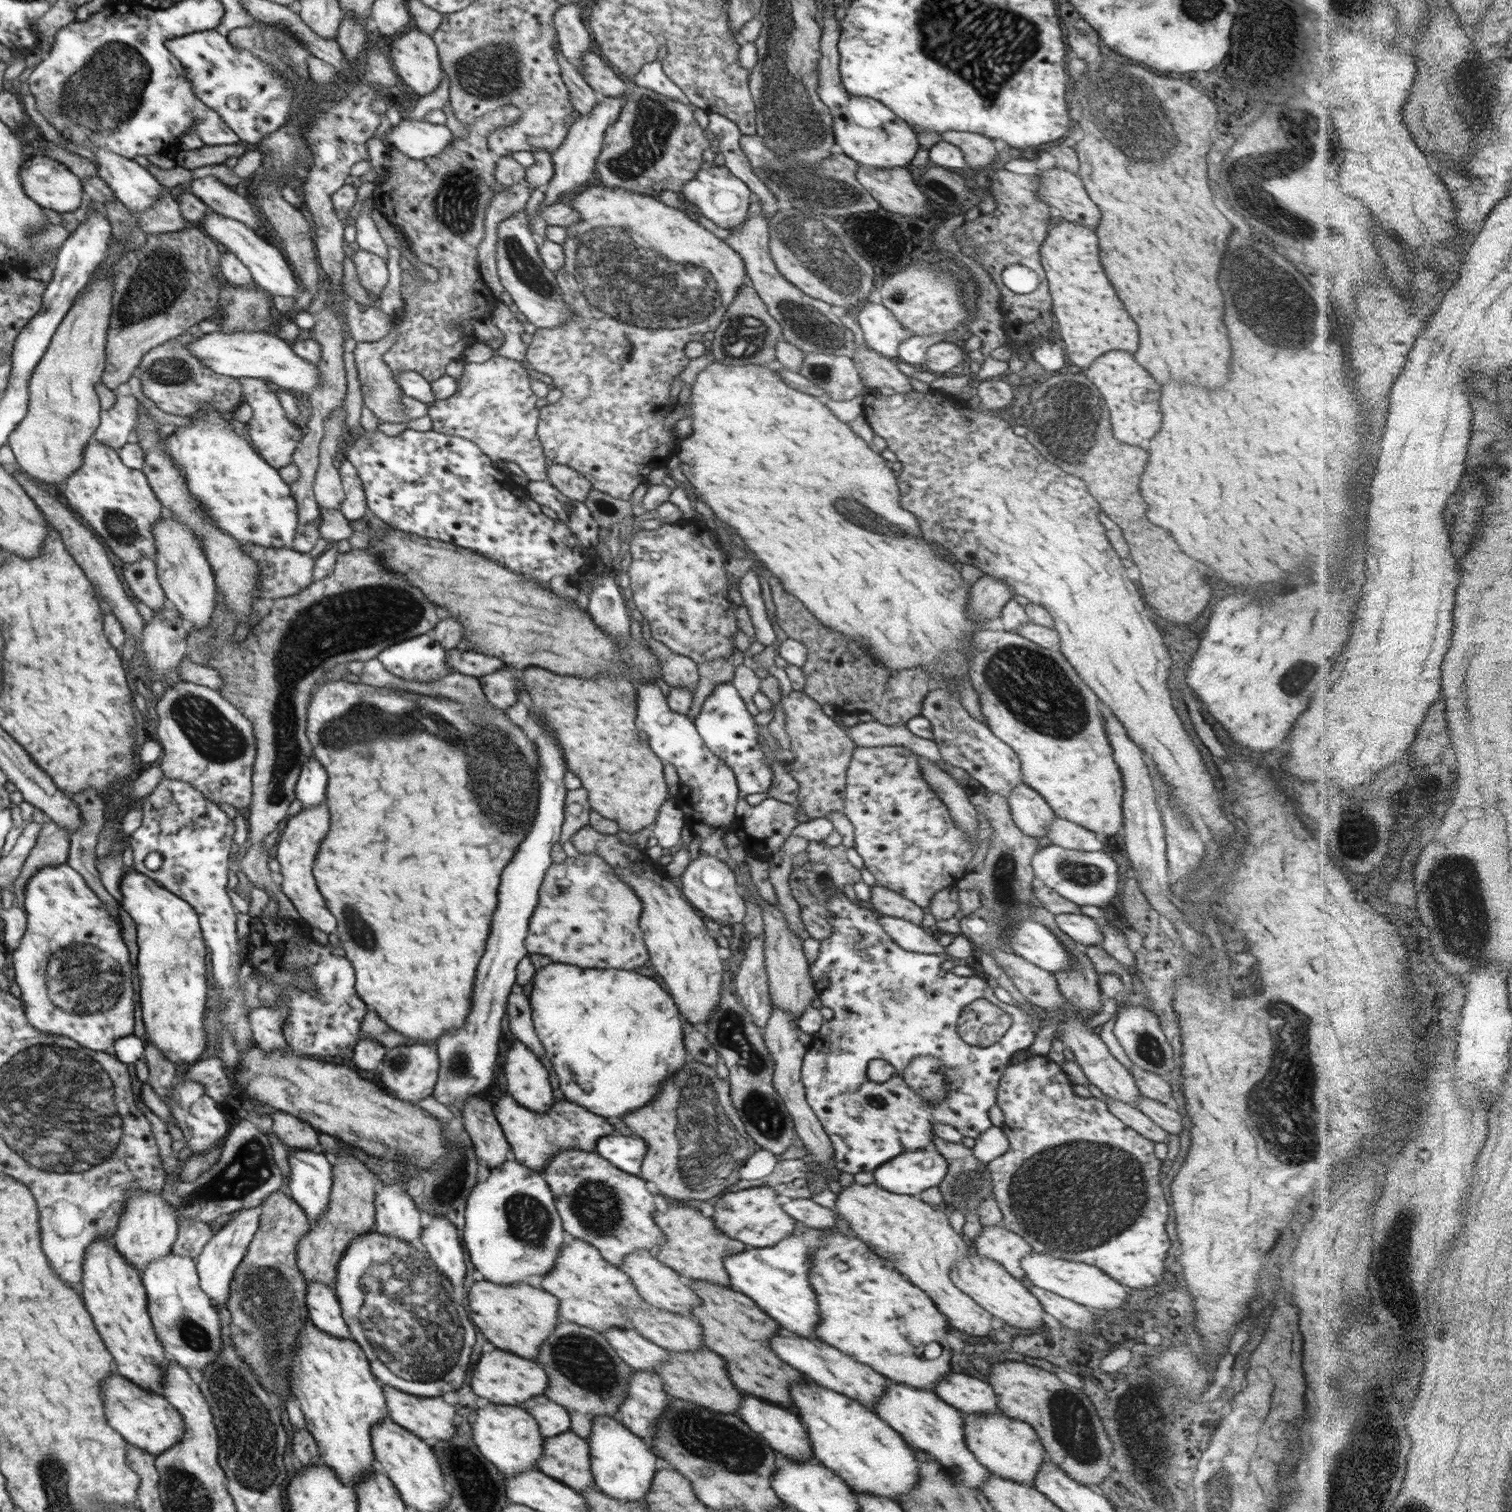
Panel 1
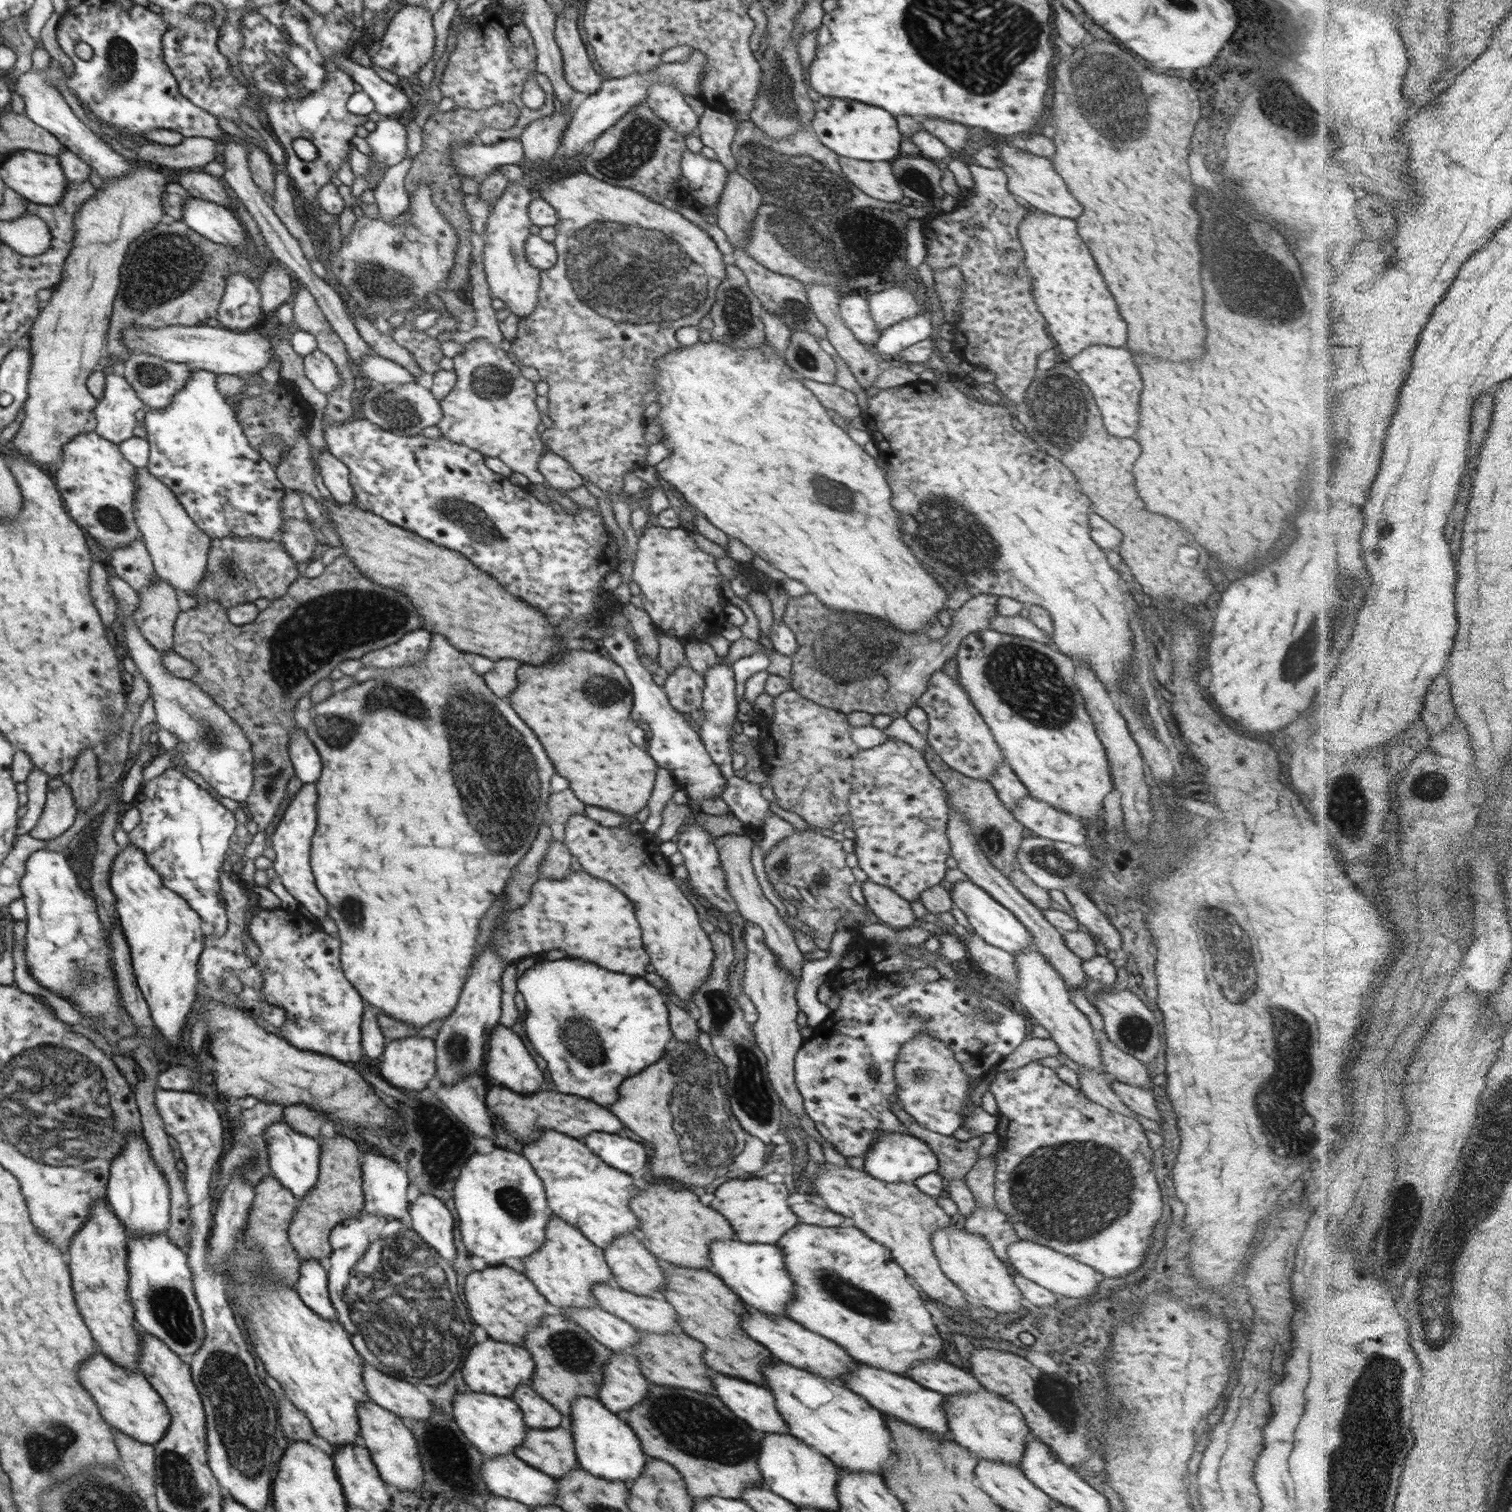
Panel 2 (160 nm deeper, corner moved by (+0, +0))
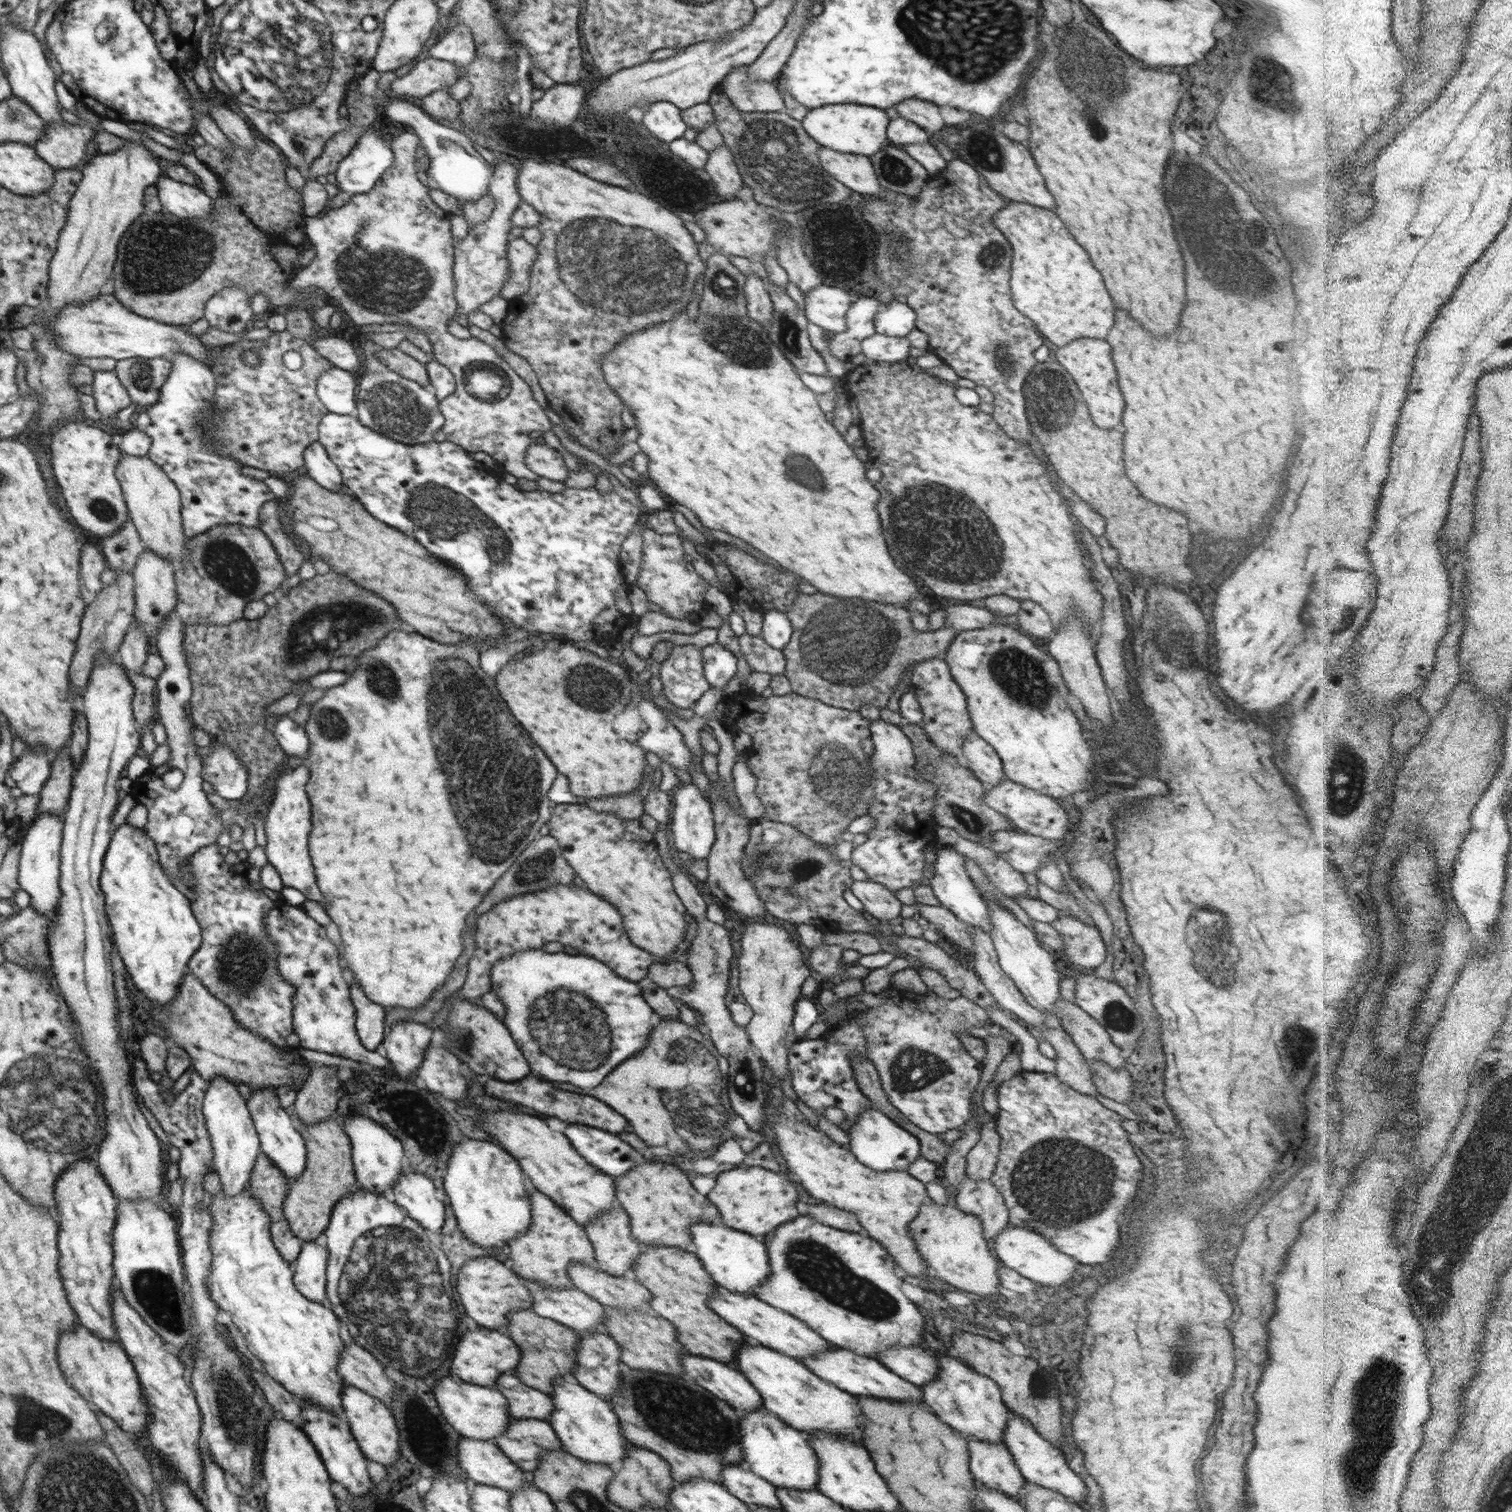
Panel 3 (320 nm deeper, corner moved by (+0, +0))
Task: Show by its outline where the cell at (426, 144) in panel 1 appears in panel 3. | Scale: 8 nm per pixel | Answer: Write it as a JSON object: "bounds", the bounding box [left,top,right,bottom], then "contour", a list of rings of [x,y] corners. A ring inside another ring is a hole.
{"bounds":[336,127,393,194],"contour":[[[369,127],[356,141],[354,148],[338,163],[336,182],[350,194],[368,192],[393,162],[390,140]]]}

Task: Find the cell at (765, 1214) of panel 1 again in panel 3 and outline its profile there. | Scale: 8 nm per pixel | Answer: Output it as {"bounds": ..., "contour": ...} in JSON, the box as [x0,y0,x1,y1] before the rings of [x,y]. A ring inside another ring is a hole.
{"bounds":[707,1166,799,1239],"contour":[[[744,1166],[744,1168],[734,1168],[728,1172],[722,1172],[716,1178],[716,1185],[707,1197],[719,1210],[722,1223],[738,1232],[744,1232],[759,1239],[775,1232],[778,1226],[788,1222],[790,1218],[799,1216],[799,1212],[796,1210],[798,1192],[796,1192],[794,1184],[790,1180],[786,1180],[782,1174],[768,1172],[760,1166],[752,1166],[752,1168]]]}

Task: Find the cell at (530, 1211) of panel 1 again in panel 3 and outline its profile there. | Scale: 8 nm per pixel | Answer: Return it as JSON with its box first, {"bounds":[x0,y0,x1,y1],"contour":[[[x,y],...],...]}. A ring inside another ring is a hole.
{"bounds":[443,1138,531,1249],"contour":[[[466,1138],[456,1144],[449,1154],[443,1185],[465,1238],[481,1248],[502,1249],[528,1230],[531,1194],[522,1183],[522,1174],[519,1162],[496,1142]]]}

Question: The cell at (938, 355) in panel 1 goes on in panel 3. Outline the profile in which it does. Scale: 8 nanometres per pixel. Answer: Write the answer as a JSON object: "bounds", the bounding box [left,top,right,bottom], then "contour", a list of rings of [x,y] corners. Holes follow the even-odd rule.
{"bounds":[861,333,910,364],"contour":[[[876,333],[861,342],[862,354],[881,364],[890,364],[908,358],[910,341],[906,337],[891,337]]]}

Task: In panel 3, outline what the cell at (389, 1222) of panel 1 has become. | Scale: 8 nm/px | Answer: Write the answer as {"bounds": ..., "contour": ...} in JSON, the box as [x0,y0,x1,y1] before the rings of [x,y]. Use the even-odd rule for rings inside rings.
{"bounds":[344,1114,407,1196],"contour":[[[349,1114],[344,1121],[345,1133],[351,1144],[351,1157],[355,1175],[360,1188],[371,1193],[386,1196],[388,1188],[399,1179],[402,1172],[402,1160],[407,1154],[402,1142],[396,1140],[386,1128],[372,1122],[369,1116],[363,1114]]]}

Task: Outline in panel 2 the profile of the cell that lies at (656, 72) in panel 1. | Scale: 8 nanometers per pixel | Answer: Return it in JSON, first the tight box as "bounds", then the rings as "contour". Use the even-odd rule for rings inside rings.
{"bounds":[647,82,699,135],"contour":[[[655,82],[649,86],[647,105],[657,112],[676,132],[690,135],[699,118],[684,101],[684,96],[671,84]]]}

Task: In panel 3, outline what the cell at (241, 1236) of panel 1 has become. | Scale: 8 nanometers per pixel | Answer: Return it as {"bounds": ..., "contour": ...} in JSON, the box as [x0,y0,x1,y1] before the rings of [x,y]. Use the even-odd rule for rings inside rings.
{"bounds":[202,1077,261,1197],"contour":[[[224,1077],[208,1082],[202,1112],[213,1148],[213,1169],[219,1174],[227,1197],[237,1195],[249,1182],[261,1144],[248,1105],[238,1093],[237,1085]]]}

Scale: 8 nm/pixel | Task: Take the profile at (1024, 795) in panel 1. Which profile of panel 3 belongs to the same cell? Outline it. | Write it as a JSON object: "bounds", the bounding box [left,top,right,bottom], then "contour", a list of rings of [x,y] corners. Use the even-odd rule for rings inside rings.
{"bounds":[961,734,1005,786],"contour":[[[970,734],[962,748],[961,762],[972,771],[985,786],[999,785],[1005,777],[1002,761],[996,752],[976,734]]]}

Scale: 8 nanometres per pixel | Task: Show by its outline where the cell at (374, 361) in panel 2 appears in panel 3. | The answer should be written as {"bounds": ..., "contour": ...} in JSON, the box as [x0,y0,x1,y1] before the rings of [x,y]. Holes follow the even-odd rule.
{"bounds":[310,336,362,372],"contour":[[[319,336],[310,343],[320,356],[329,360],[334,367],[361,372],[362,358],[356,353],[355,343],[350,336]]]}

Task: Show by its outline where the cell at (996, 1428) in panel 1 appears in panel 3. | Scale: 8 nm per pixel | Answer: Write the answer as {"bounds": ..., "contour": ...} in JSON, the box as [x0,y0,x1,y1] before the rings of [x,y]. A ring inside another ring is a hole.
{"bounds":[920,1354,1010,1446],"contour":[[[934,1354],[934,1356],[937,1362],[937,1377],[932,1382],[920,1387],[923,1394],[923,1402],[938,1418],[942,1419],[942,1422],[951,1426],[965,1438],[988,1441],[994,1444],[1002,1443],[1005,1446],[1003,1436],[1010,1416],[1010,1410],[1002,1402],[1001,1388],[994,1380],[972,1370],[955,1355],[949,1357]]]}

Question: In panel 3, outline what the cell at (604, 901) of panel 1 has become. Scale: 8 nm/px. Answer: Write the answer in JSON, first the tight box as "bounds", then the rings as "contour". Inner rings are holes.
{"bounds":[427,884,655,1029],"contour":[[[560,884],[546,890],[520,893],[511,896],[490,907],[490,912],[476,917],[477,931],[474,934],[476,948],[467,962],[468,974],[462,988],[448,996],[441,1011],[427,1022],[431,1029],[439,1028],[447,1019],[452,1002],[456,998],[472,1000],[491,990],[491,968],[498,959],[510,956],[516,951],[542,949],[552,941],[559,941],[565,946],[572,946],[584,952],[584,955],[602,961],[608,968],[626,980],[638,982],[646,978],[648,967],[655,963],[655,958],[648,951],[638,948],[627,935],[618,909],[603,896],[580,889],[574,884]]]}

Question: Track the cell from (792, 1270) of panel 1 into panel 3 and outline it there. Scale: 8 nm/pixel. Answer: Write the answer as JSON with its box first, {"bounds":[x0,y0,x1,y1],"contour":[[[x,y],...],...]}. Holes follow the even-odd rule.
{"bounds":[692,1224,770,1295],"contour":[[[694,1224],[692,1226],[692,1243],[696,1248],[694,1253],[702,1263],[702,1267],[706,1269],[708,1275],[712,1277],[714,1282],[722,1288],[737,1292],[743,1295],[754,1295],[757,1288],[762,1288],[766,1284],[766,1280],[770,1280],[770,1263],[768,1250],[763,1240],[750,1236],[744,1232],[738,1232],[732,1227],[718,1226],[716,1224]]]}

